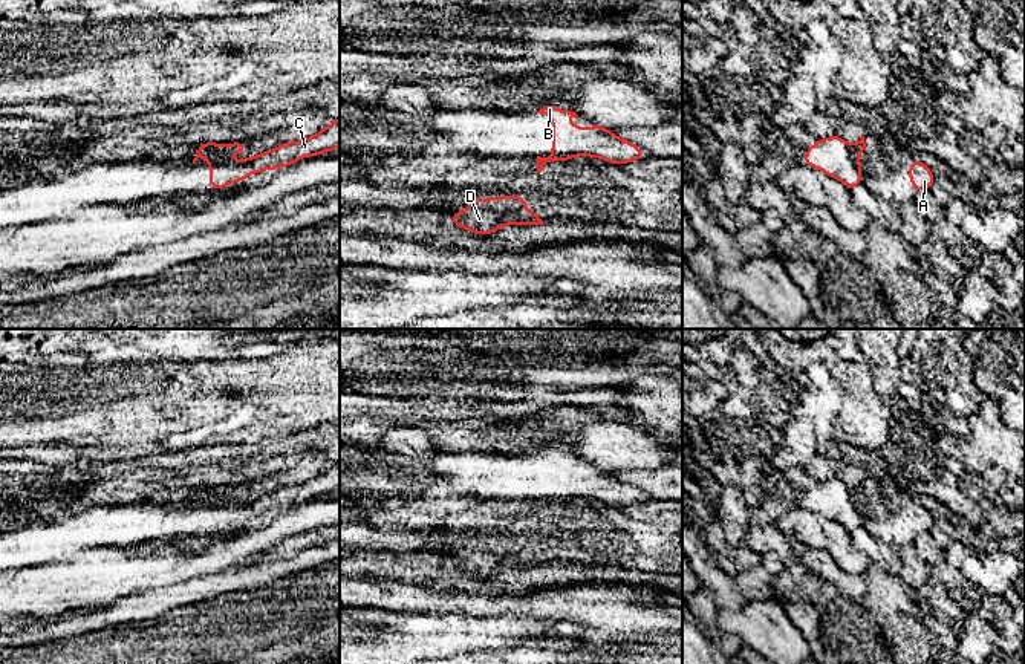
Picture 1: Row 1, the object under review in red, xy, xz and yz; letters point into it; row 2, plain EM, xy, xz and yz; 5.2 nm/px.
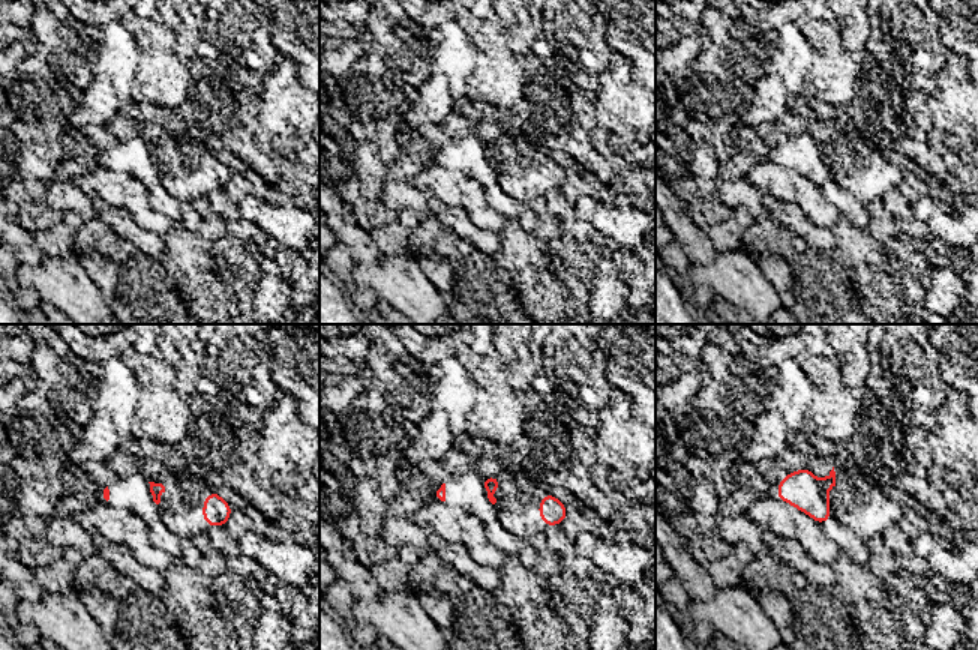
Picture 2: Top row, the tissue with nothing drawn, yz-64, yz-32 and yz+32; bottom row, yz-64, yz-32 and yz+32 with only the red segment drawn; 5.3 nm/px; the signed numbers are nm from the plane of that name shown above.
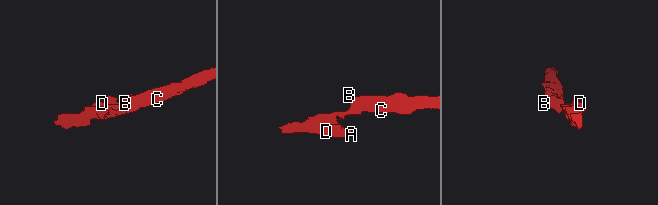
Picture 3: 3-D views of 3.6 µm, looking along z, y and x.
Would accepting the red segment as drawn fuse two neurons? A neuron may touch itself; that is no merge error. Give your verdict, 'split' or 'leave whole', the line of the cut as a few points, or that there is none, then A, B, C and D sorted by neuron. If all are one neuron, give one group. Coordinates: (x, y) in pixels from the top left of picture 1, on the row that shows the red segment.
split; cut in yz along (848, 146), (852, 162), (859, 170); A D / B C

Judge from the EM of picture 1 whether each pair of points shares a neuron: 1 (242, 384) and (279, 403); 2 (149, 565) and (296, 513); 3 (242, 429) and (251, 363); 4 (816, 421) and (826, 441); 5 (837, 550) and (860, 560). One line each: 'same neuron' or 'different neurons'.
1: same neuron
2: same neuron
3: different neurons
4: same neuron
5: same neuron

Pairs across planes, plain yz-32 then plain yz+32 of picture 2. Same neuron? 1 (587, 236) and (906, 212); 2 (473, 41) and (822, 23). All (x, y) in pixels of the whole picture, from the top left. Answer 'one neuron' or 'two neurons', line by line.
1: one neuron
2: two neurons

